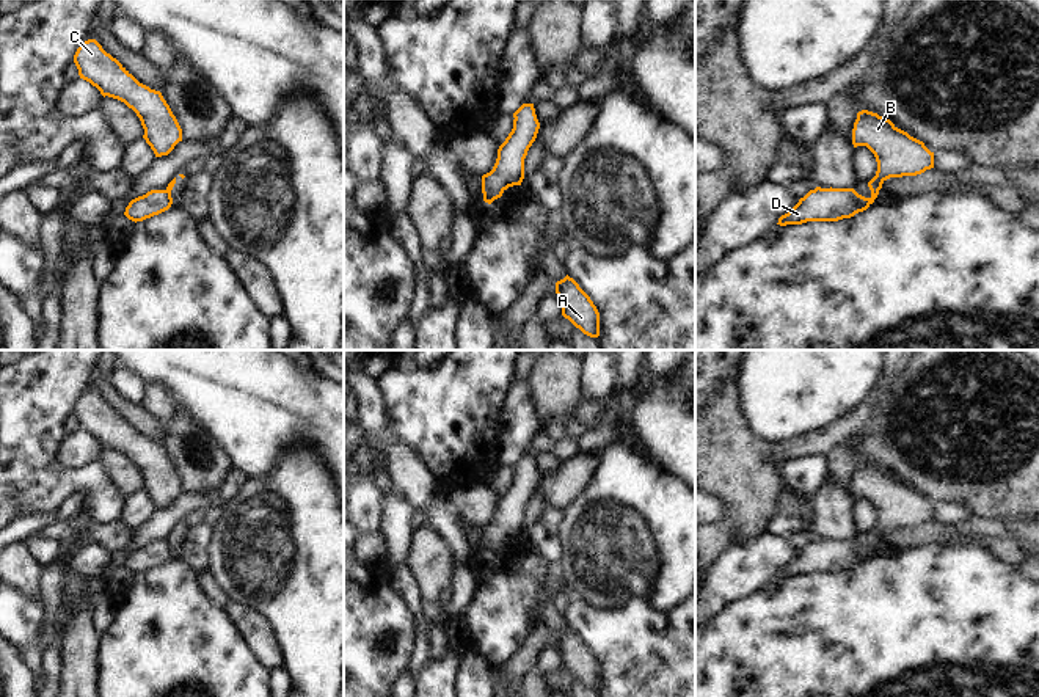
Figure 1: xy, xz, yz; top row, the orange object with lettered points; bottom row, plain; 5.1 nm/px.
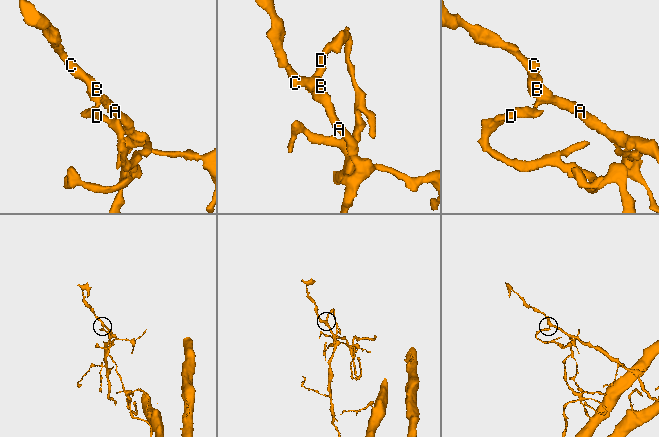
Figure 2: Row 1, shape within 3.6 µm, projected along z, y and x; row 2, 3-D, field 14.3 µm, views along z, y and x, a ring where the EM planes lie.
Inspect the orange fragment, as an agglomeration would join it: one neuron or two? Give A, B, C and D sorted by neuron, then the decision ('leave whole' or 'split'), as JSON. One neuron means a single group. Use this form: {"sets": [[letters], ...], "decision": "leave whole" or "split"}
{"sets": [["A", "B", "C"], ["D"]], "decision": "split"}

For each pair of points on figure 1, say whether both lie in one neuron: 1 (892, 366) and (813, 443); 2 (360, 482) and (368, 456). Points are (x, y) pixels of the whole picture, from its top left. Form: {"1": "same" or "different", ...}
{"1": "same", "2": "different"}

